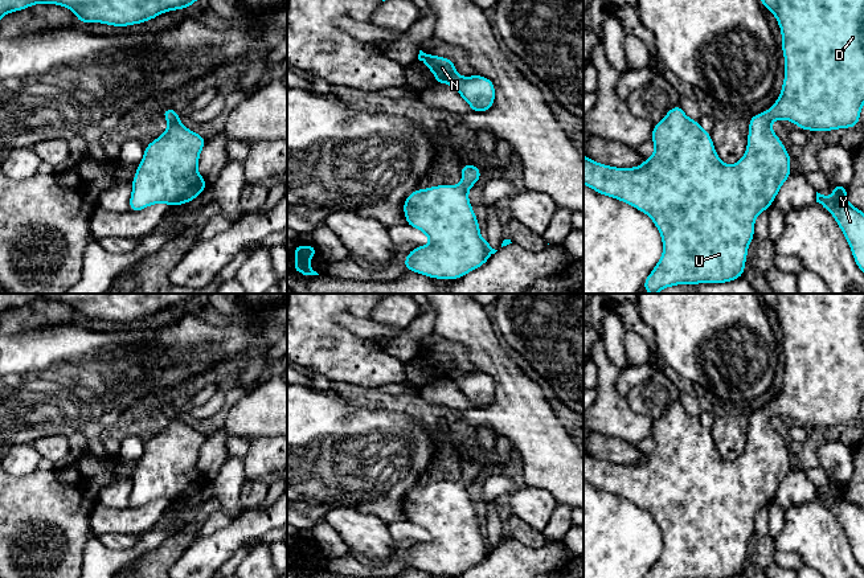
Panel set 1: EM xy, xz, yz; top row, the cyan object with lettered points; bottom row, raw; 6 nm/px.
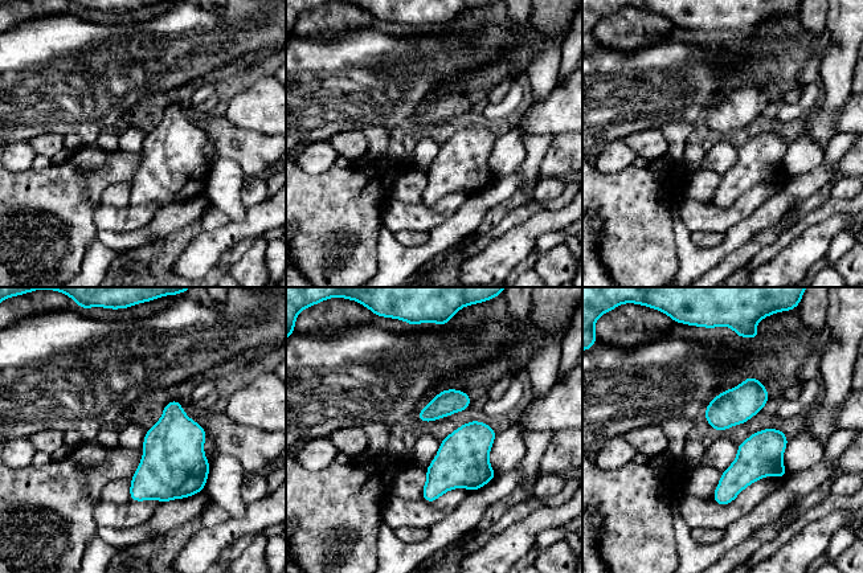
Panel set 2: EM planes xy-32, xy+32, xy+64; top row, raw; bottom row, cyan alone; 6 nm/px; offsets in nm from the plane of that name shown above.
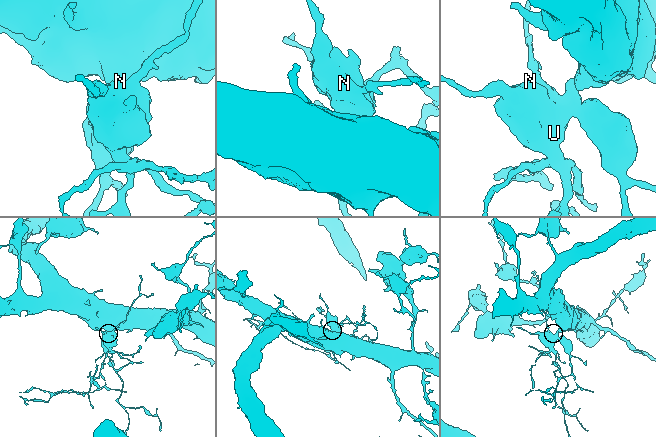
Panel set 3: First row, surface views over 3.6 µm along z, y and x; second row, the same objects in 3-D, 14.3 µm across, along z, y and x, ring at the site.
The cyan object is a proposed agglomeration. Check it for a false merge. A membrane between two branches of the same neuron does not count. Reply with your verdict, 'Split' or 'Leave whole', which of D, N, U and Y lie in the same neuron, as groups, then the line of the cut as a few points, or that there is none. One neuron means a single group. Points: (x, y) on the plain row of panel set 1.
Leave whole. Groups: D N U Y. No split

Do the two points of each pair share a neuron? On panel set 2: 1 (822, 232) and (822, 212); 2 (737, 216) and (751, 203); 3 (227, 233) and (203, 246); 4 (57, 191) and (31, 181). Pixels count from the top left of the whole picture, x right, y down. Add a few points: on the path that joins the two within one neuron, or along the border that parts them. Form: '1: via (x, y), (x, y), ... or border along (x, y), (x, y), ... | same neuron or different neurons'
1: border along (849, 212), (834, 213), (810, 225), (796, 238) | different neurons
2: via (740, 213), (748, 205) | same neuron
3: via (221, 238), (208, 246) | same neuron
4: via (50, 191), (40, 191), (37, 188) | same neuron

